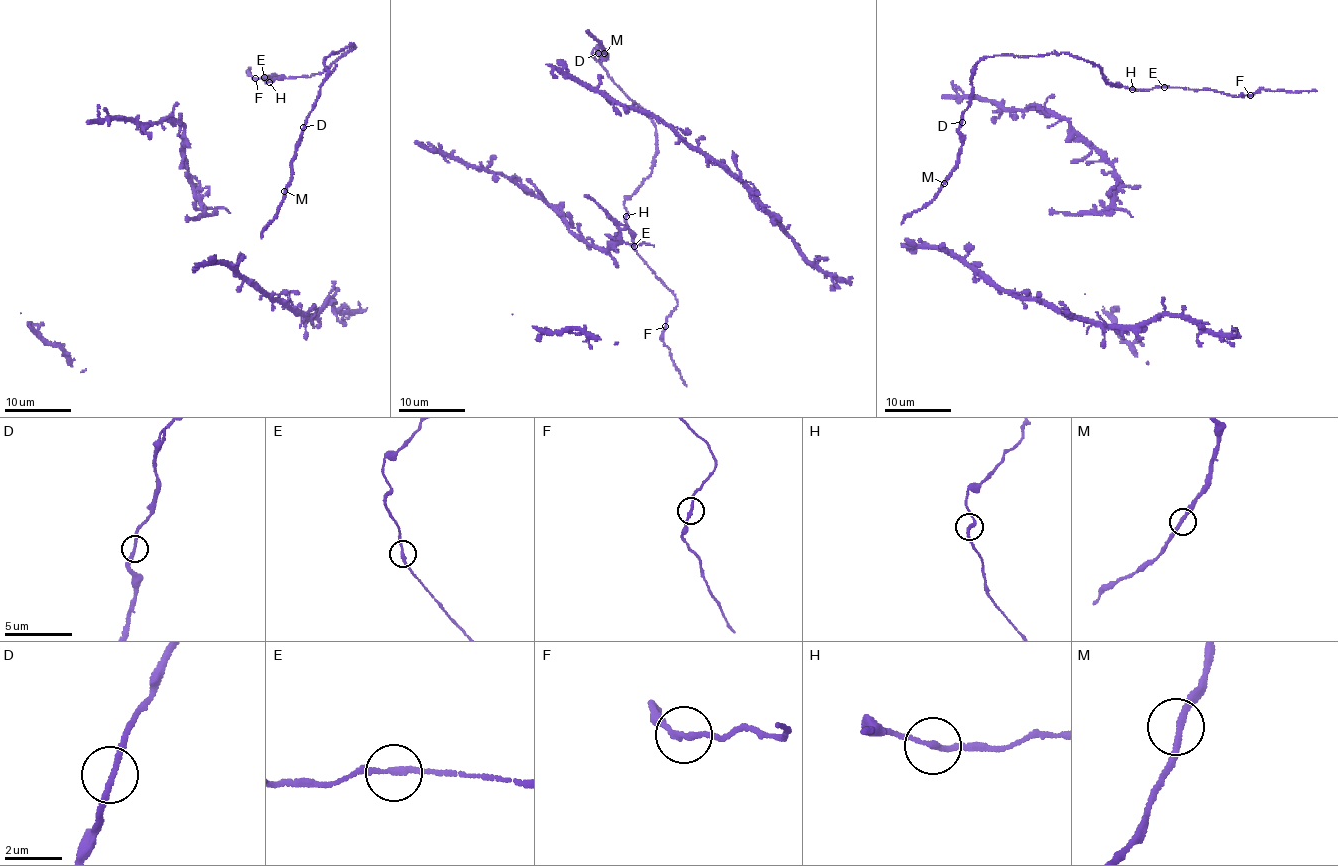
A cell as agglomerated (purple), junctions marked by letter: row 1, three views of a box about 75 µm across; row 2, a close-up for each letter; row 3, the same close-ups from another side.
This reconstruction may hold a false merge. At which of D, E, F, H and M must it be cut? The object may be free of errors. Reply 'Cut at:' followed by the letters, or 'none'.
Cut at: none

